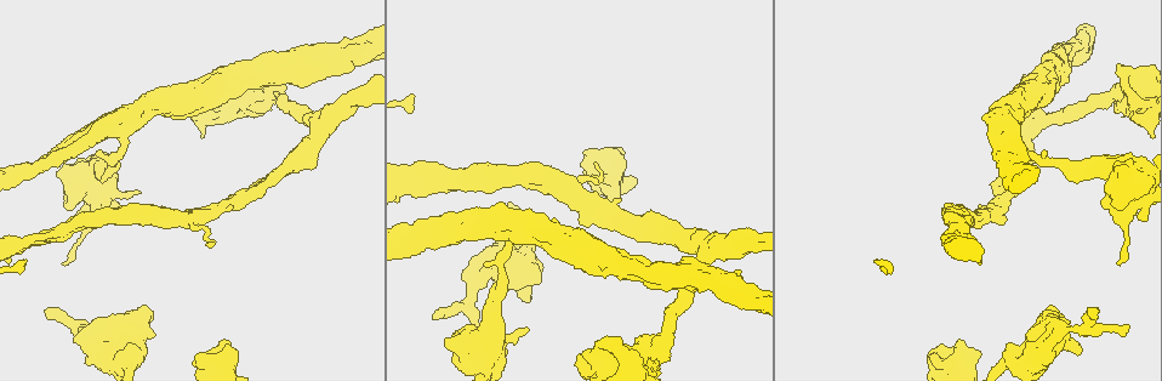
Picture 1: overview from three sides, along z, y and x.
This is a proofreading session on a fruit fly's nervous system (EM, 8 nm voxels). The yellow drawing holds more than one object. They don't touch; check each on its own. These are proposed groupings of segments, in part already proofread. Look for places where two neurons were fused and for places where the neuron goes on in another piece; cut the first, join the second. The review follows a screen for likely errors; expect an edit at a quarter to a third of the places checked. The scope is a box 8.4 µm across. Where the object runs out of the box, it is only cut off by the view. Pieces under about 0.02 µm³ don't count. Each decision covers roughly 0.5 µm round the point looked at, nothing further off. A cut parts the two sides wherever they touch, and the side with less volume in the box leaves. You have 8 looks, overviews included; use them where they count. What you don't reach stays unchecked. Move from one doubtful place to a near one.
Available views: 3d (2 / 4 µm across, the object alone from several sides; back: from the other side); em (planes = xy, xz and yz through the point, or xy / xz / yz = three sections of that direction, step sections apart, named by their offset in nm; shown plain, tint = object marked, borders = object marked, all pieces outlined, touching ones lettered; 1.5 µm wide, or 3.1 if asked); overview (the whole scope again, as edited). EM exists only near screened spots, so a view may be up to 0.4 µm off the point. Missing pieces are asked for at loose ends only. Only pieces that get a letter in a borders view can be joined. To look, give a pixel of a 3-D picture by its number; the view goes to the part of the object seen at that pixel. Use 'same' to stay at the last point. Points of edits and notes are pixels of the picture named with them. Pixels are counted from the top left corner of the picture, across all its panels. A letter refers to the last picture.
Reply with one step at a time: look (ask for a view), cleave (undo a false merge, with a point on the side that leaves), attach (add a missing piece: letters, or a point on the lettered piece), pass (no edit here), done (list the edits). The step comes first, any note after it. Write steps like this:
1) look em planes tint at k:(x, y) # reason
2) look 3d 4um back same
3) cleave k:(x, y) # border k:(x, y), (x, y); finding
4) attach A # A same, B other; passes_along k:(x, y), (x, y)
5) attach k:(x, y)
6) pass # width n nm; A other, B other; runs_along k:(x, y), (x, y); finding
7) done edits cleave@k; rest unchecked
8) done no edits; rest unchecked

look em planes tint at 1:(1124, 325) # branch stops here

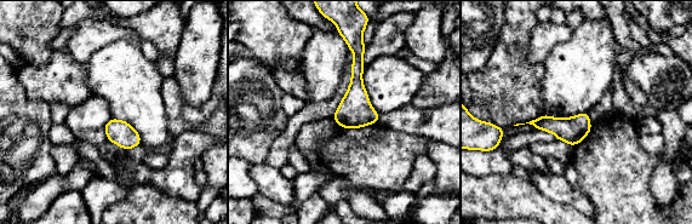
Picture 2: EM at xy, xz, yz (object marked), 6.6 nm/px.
look em planes borders same # see the neighbours

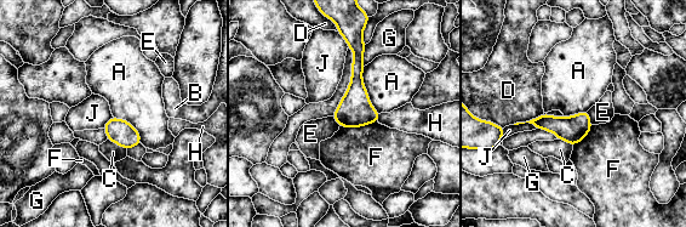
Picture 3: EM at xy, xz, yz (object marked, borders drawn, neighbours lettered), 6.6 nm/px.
pass # A other, B other, C other, D other, E other, F other, G other, H other, J other; border 3:(364, 66), (364, 88), (379, 113); no lettered piece goes on from it

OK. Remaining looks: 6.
look 3d 4um back at 1:(443, 246) # stops while still wide

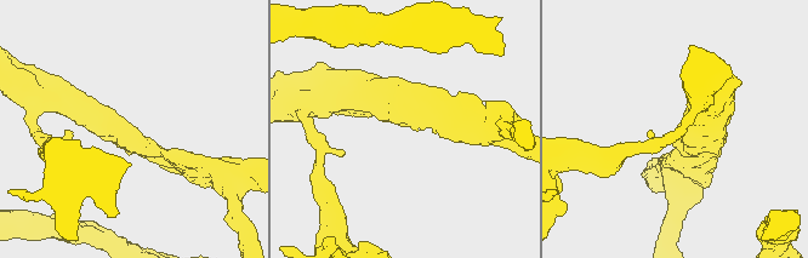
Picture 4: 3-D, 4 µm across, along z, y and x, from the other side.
look em planes borders at 4:(133, 132) # need the tissue

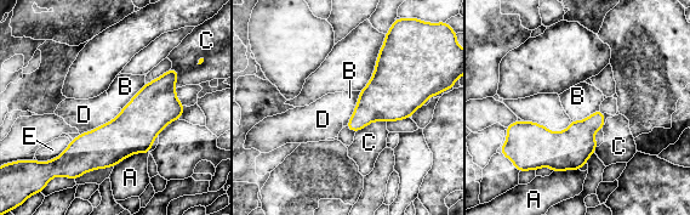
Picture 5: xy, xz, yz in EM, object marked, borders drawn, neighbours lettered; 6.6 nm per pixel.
pass # longest_contact D 340 nm; A other, B other, C other, D other, E other; border 5:(121, 109), (114, 118), (79, 134); none of them fits

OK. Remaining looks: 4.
look em planes tint at 1:(257, 112) # stops while still wide

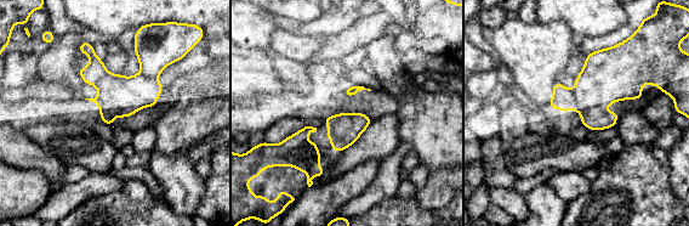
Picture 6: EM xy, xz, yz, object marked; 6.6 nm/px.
look em planes borders same

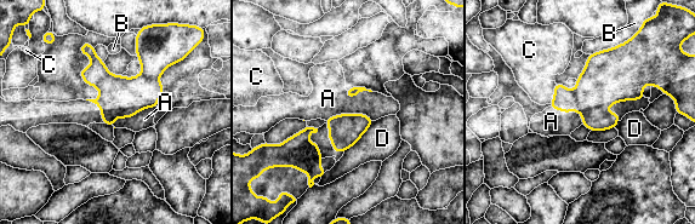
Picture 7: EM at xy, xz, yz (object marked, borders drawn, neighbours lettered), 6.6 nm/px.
pass # A other, B other, C other, D other; border 7:(157, 107), (117, 118), (113, 126); no lettered piece goes on from it

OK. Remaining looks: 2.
done no edits; rest unchecked

